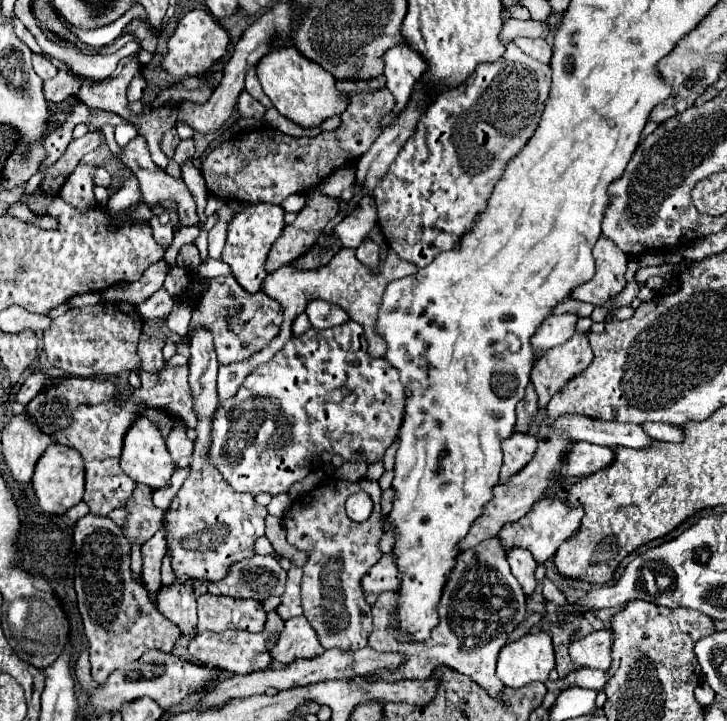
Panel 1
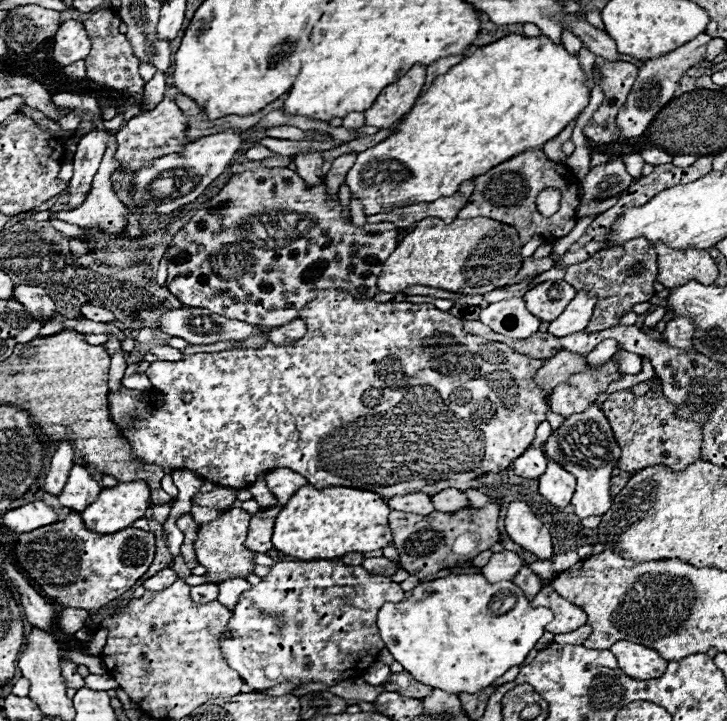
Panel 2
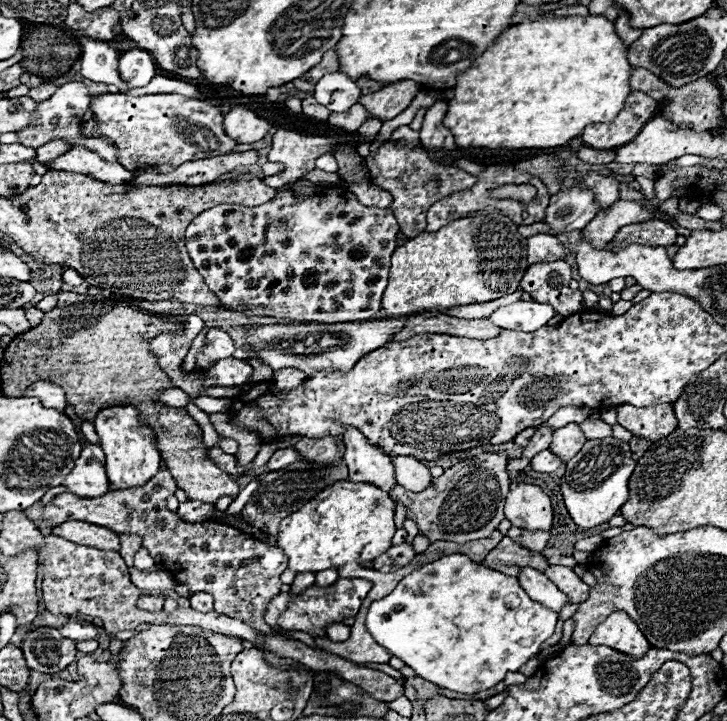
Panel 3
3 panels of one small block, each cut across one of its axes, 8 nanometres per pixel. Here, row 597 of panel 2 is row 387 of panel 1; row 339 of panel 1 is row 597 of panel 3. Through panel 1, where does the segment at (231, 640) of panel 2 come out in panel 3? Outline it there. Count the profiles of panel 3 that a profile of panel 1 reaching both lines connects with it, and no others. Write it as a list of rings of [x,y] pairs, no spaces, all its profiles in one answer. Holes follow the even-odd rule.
[[[338,578],[332,586],[328,588],[318,588],[312,586],[302,594],[290,594],[290,604],[286,608],[286,612],[280,616],[280,628],[282,630],[302,630],[308,632],[310,636],[324,636],[324,628],[330,622],[342,622],[348,616],[356,616],[362,600],[366,598],[366,594],[370,592],[372,584],[368,580],[362,578]]]

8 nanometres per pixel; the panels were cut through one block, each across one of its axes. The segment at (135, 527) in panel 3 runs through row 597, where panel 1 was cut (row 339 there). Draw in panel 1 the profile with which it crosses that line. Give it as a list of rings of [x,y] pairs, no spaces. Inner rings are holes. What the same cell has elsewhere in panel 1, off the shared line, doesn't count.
[[[231,274],[209,279],[204,290],[192,302],[196,302],[196,306],[192,310],[188,332],[194,330],[194,326],[206,326],[206,330],[214,336],[214,350],[218,354],[218,364],[222,366],[242,362],[250,358],[250,354],[266,348],[274,336],[278,336],[282,324],[282,306],[278,306],[274,298],[266,292],[250,294],[242,290]]]

